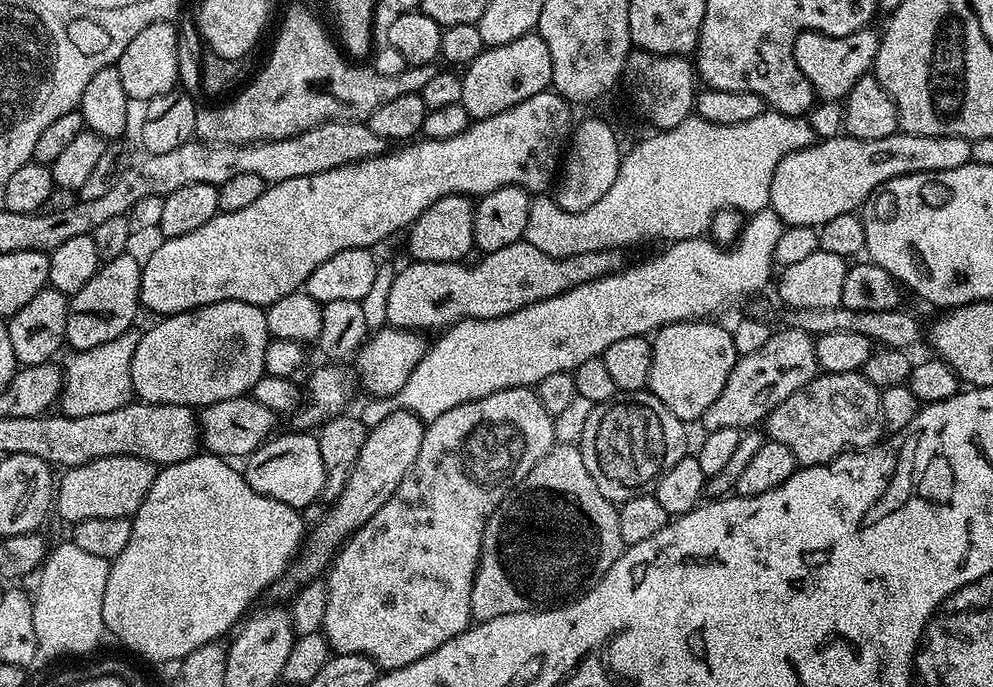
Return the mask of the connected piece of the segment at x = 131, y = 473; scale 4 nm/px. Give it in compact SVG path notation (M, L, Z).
M100 456L77 468L67 469L61 480L59 477L58 491L54 496L55 511L57 513L60 511L61 518L72 520L71 522L79 522L86 518L122 518L123 516L131 518L136 515L138 506L142 506L157 471L157 465L143 460L141 456Z

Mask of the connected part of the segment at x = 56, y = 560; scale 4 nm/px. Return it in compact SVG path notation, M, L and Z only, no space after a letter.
M65 540L49 551L39 573L40 582L32 604L37 649L48 656L88 653L106 632L102 599L109 576L109 561L79 549L71 540Z

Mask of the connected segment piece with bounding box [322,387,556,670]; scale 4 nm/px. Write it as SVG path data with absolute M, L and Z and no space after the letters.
M531 387L526 388L507 388L498 390L489 396L483 396L477 400L466 402L462 406L454 406L454 410L446 410L438 418L434 418L425 427L422 446L418 450L418 458L414 458L414 466L402 478L396 493L388 499L357 532L348 537L346 543L335 553L330 567L326 572L326 583L328 586L328 597L326 598L326 614L324 615L324 627L322 629L324 637L328 639L328 647L333 653L342 654L366 654L366 658L373 660L377 669L387 670L389 668L401 668L410 666L410 662L418 662L418 658L426 658L438 646L450 642L458 634L462 634L473 623L472 607L470 606L470 594L474 586L476 577L476 567L480 561L480 547L484 537L484 525L492 517L492 511L504 501L512 489L534 470L538 461L552 449L556 440L554 426L552 425L554 417L547 412L538 399L535 391Z

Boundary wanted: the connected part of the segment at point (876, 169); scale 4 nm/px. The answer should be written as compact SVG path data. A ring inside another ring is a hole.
M898 130L890 138L863 140L841 134L829 140L817 139L810 147L794 150L794 154L786 154L786 158L778 162L770 182L770 208L785 225L816 228L830 222L830 218L838 218L838 214L859 213L873 190L890 182L890 178L919 172L958 170L958 166L966 166L971 160L972 141L953 136L919 136Z

